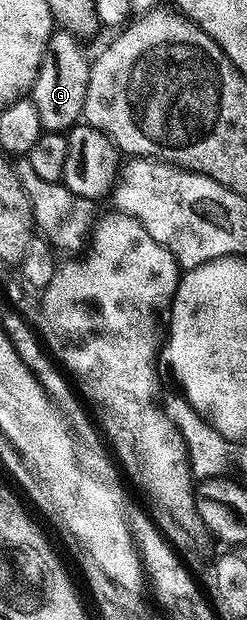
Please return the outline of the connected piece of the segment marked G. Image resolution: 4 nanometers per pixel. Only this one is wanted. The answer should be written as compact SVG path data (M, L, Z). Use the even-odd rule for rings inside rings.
M54 29L49 48L33 81L31 100L39 111L41 129L45 132L68 132L82 121L87 100L90 59L81 51L82 43L63 29Z

